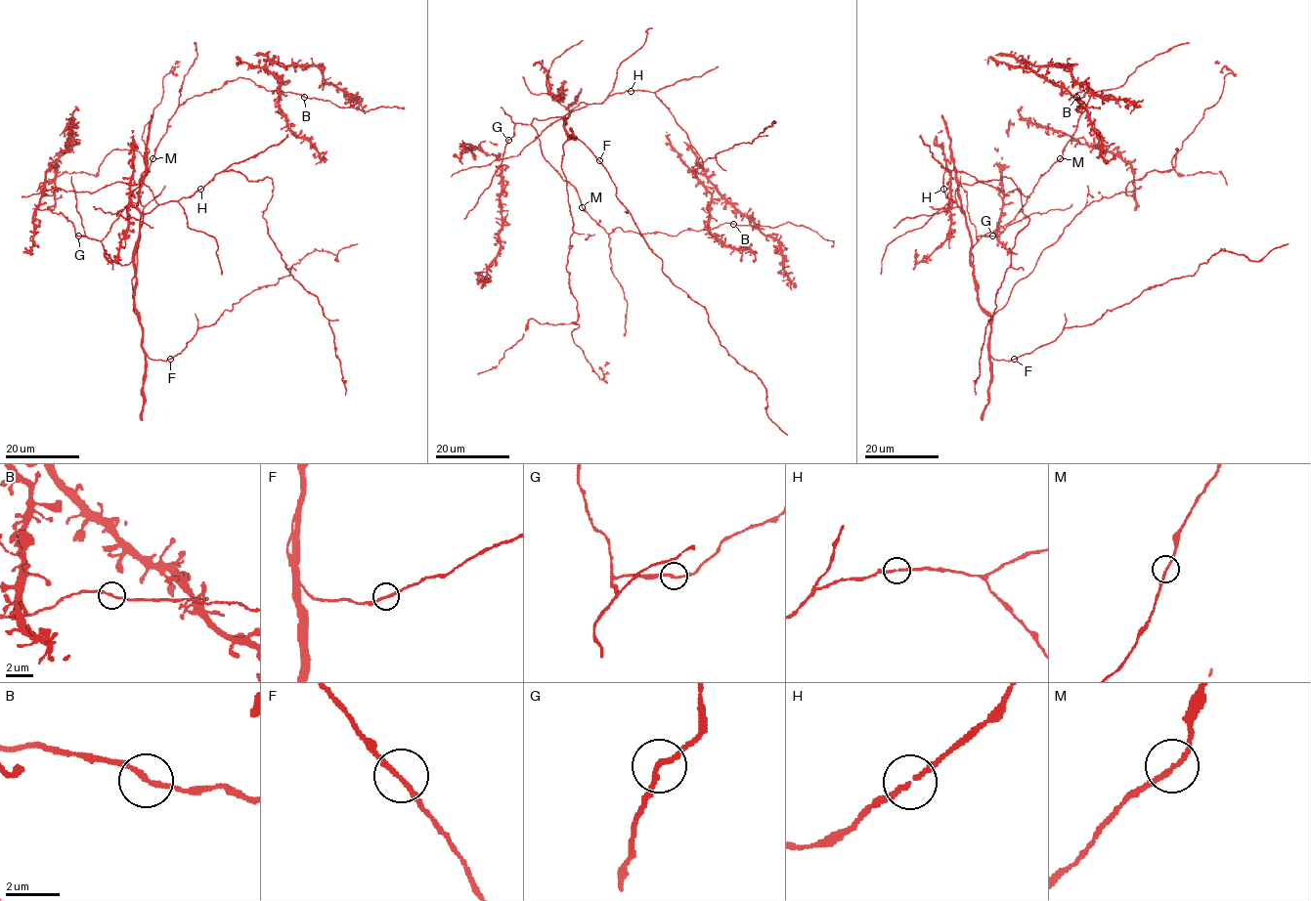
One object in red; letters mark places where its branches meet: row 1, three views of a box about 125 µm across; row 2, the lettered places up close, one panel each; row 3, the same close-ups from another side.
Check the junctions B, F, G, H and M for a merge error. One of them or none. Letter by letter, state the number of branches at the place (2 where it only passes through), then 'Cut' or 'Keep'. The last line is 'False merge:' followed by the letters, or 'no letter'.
B: Branches: 2. Keep
F: Branches: 2. Keep
G: Branches: 2. Keep
H: Branches: 2. Keep
M: Branches: 2. Keep
False merge: no letter

